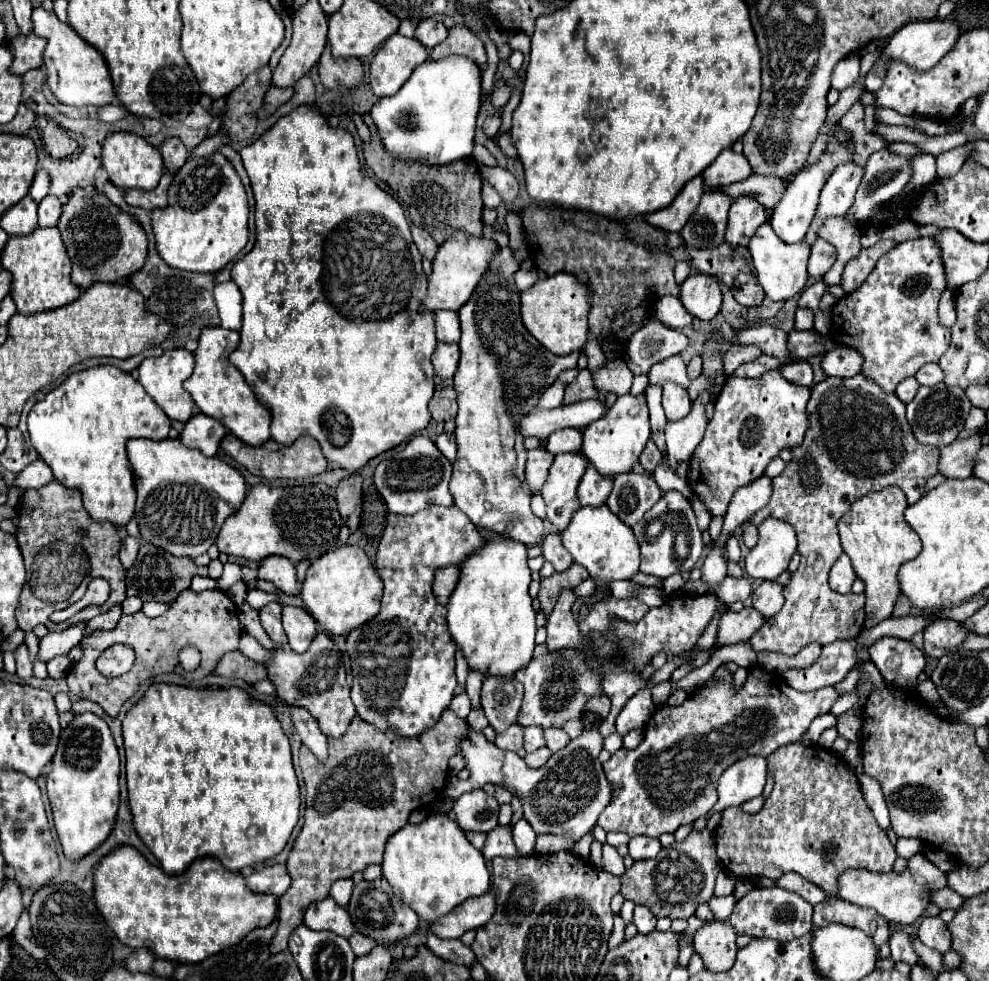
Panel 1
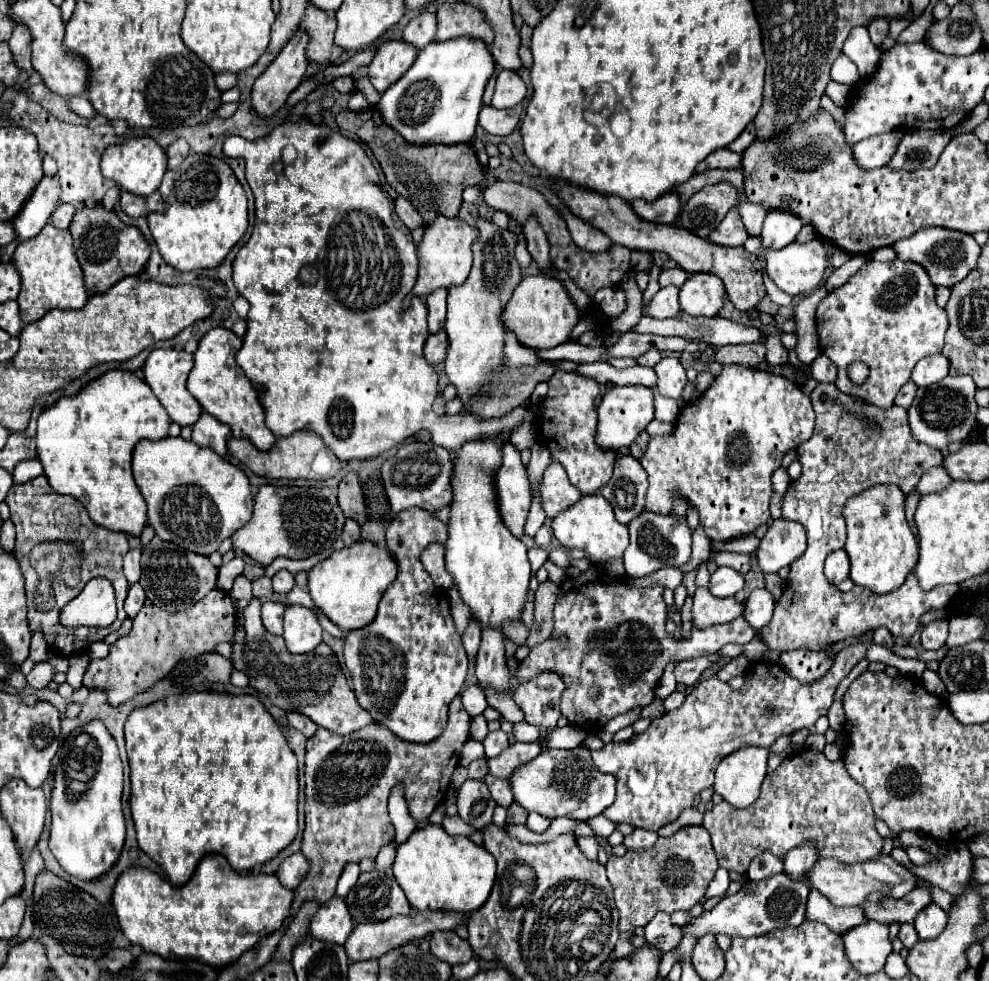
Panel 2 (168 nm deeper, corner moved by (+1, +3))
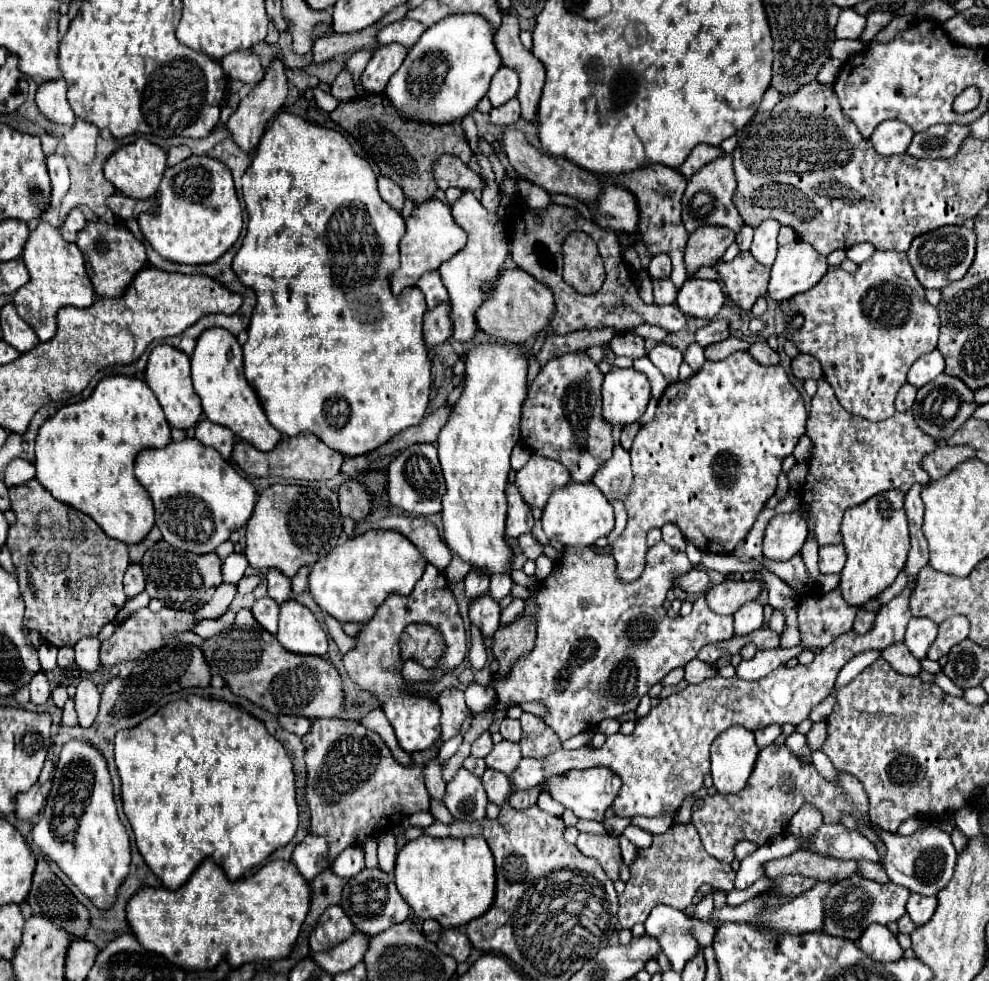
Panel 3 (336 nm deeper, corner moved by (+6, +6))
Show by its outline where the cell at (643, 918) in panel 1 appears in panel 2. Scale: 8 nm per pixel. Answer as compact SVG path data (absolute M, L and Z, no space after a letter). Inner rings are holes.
M658 912L648 924L646 924L646 940L650 944L660 944L662 952L674 952L680 946L680 926L672 924L670 914L666 912Z

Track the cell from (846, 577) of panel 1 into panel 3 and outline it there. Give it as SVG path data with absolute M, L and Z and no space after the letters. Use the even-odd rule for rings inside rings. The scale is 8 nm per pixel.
M827 545L819 549L819 571L821 573L841 573L845 565L845 547L839 545Z

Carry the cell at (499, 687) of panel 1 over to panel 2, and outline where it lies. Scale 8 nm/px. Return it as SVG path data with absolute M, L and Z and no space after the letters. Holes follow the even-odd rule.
M482 632L480 652L476 656L476 676L482 688L492 686L502 692L512 690L512 672L506 666L504 636L500 636L500 632Z

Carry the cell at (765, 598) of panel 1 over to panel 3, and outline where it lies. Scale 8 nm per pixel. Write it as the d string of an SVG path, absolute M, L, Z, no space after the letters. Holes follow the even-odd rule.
M749 601L733 617L735 617L735 635L753 633L763 627L763 605L759 601Z

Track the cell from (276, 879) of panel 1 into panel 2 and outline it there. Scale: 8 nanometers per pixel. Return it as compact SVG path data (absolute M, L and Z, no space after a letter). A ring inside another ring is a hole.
M302 852L292 854L290 858L286 858L278 870L278 878L282 882L282 886L286 888L296 888L300 884L300 880L304 880L304 876L308 874L308 858Z

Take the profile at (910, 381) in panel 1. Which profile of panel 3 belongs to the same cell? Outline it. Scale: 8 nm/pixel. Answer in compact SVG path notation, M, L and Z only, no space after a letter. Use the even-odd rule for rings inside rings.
M905 383L905 385L899 389L899 393L897 393L895 409L897 409L897 411L909 411L909 409L913 407L915 393L917 393L917 389L915 389L911 383Z

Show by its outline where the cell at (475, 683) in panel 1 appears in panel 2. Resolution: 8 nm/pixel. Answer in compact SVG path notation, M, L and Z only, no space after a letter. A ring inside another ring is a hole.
M468 620L468 626L462 634L462 640L464 640L464 648L466 648L466 654L468 658L476 658L476 652L478 652L478 646L480 646L480 624L476 624L476 620Z

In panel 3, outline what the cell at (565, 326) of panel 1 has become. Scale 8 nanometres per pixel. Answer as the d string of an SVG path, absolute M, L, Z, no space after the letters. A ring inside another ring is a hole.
M505 269L503 277L499 277L499 285L495 285L495 293L479 307L479 329L483 329L489 337L505 339L509 343L527 343L533 341L541 331L551 325L555 315L555 299L547 285L537 281L533 275L527 275L523 269Z

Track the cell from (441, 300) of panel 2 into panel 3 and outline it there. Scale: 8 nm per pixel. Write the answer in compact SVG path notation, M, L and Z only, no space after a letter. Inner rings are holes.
M437 271L429 273L429 275L425 273L419 279L417 287L423 291L423 295L427 299L427 309L435 309L437 305L441 305L441 303L447 301L447 289L445 289L445 285L443 285L443 281L441 281L441 277L439 277Z

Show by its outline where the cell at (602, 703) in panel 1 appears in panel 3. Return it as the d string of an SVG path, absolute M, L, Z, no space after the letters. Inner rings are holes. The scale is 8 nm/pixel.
M659 541L655 547L649 547L645 571L637 581L625 583L615 573L615 561L609 555L599 555L593 547L567 549L567 557L555 563L551 575L541 583L537 593L539 613L537 621L537 639L535 647L523 655L505 675L493 675L493 685L499 699L511 699L515 703L525 701L543 701L549 707L545 723L559 735L561 741L585 731L587 727L597 727L607 717L619 717L623 713L635 711L641 697L659 683L671 669L687 665L697 657L703 645L715 641L727 641L733 631L733 617L719 617L707 609L705 599L701 597L693 607L691 615L671 619L663 609L671 577L675 573L685 575L693 569L685 553L673 551L673 547Z

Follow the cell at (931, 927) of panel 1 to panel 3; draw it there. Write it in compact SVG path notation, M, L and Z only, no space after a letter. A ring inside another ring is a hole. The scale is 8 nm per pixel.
M913 893L907 901L907 913L917 927L925 925L933 917L935 909L937 909L937 899L935 897L919 897L917 893Z

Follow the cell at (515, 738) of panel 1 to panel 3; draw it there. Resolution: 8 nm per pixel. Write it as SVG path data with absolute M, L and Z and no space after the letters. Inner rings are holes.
M485 731L473 745L471 745L471 755L473 757L487 757L487 753L491 753L493 749L493 739L491 739L491 733Z

